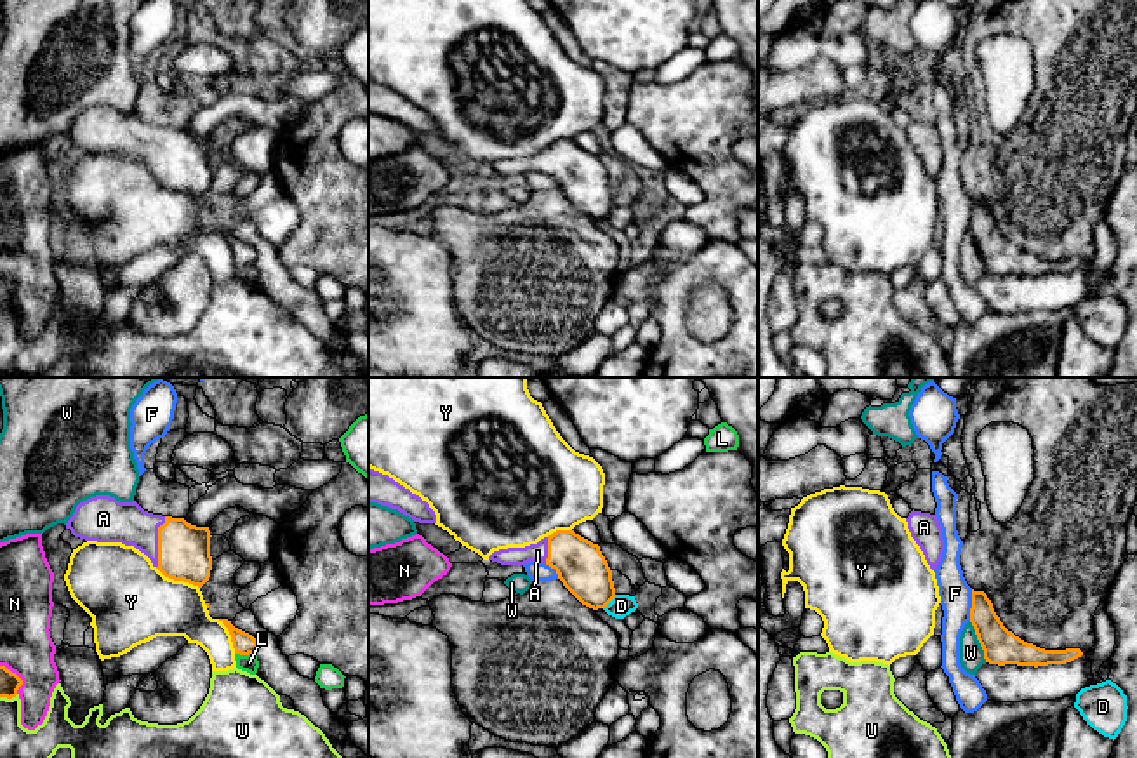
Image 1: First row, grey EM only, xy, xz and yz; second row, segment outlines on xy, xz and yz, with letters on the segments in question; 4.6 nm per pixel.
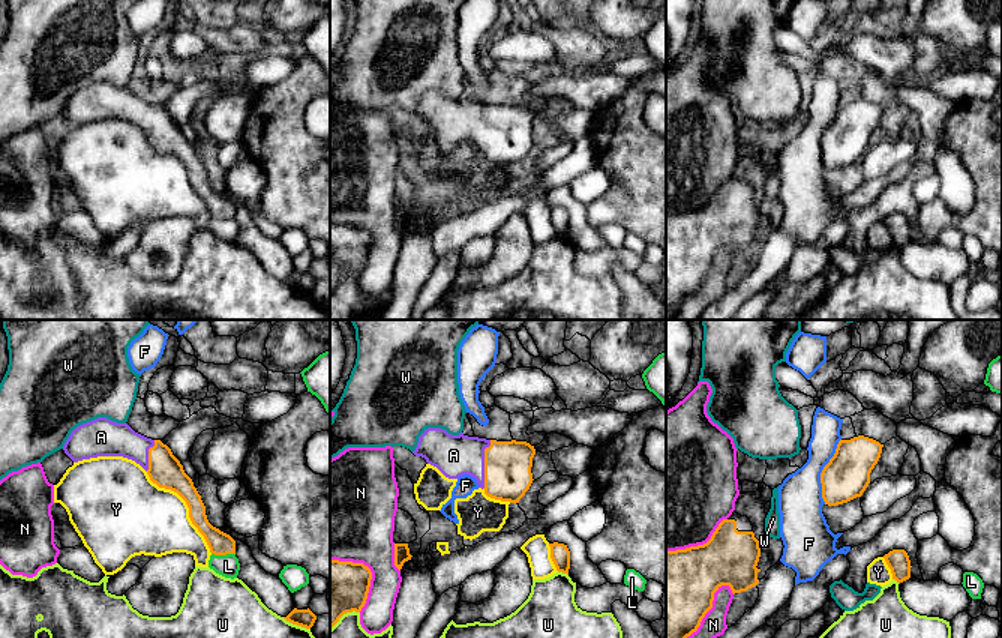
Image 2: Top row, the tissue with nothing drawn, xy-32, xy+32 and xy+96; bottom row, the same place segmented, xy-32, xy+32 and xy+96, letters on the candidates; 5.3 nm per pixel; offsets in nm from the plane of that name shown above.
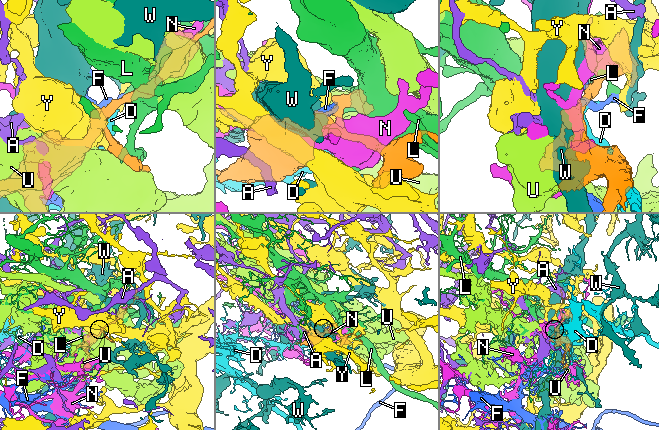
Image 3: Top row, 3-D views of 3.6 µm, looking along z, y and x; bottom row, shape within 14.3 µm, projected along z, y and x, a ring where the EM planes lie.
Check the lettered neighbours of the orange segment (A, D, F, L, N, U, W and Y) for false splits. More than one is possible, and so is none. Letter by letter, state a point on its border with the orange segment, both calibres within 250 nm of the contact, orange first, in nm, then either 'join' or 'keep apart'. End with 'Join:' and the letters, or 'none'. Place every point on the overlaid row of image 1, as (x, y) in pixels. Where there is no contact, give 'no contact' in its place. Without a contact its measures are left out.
A: xy (159, 543) | 240/200 nm | join
D: xz (611, 600) | 220/100 nm | keep apart
F: yz (972, 605) | 160/150 nm | keep apart
L: xy (246, 654) | 110/80 nm | keep apart
N: xy (18, 677) | 100/240 nm | keep apart
U: xy (9, 698) | 100/150 nm | keep apart
W: yz (979, 642) | 160/110 nm | keep apart
Y: xy (178, 579) | 240/400 nm | keep apart
Join: A

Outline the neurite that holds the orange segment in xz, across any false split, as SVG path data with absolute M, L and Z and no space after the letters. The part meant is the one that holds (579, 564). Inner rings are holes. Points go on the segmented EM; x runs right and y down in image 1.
M556 530L541 539L537 544L525 548L508 548L494 551L489 560L501 565L525 565L529 562L541 562L556 570L563 586L586 607L598 610L605 608L615 598L612 570L600 551L598 544L581 537L574 530Z

